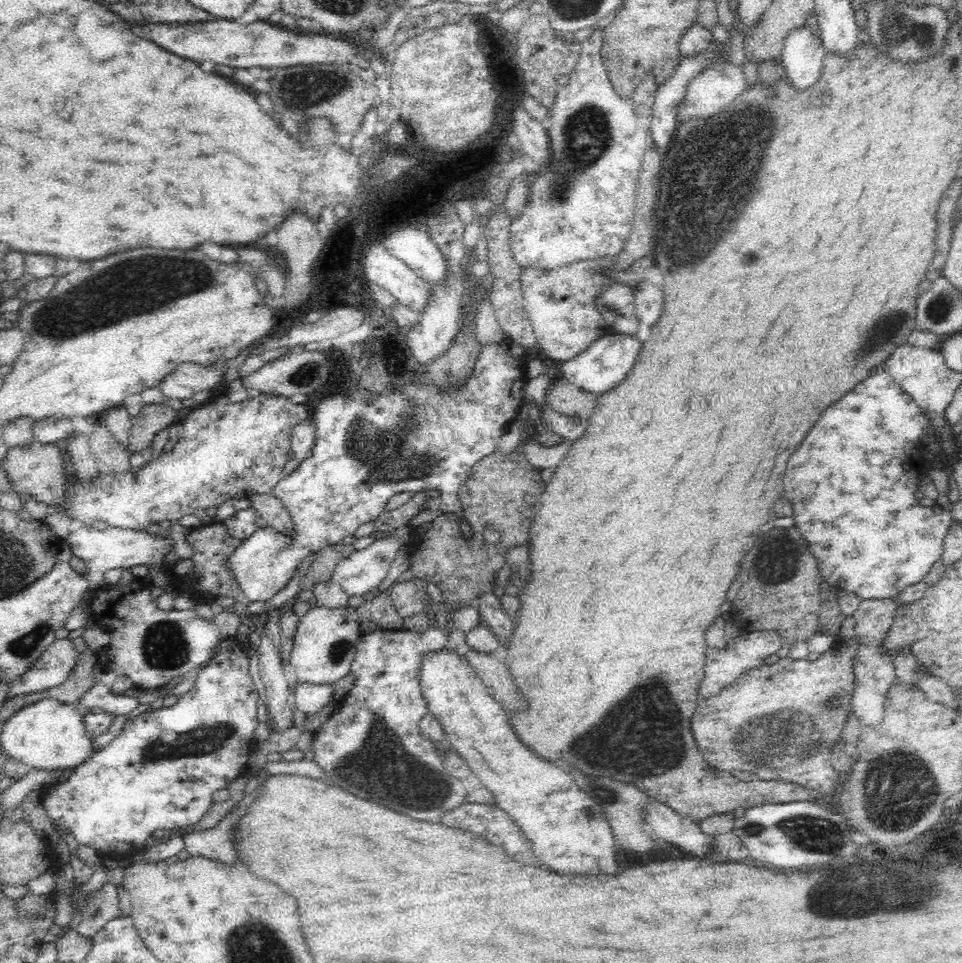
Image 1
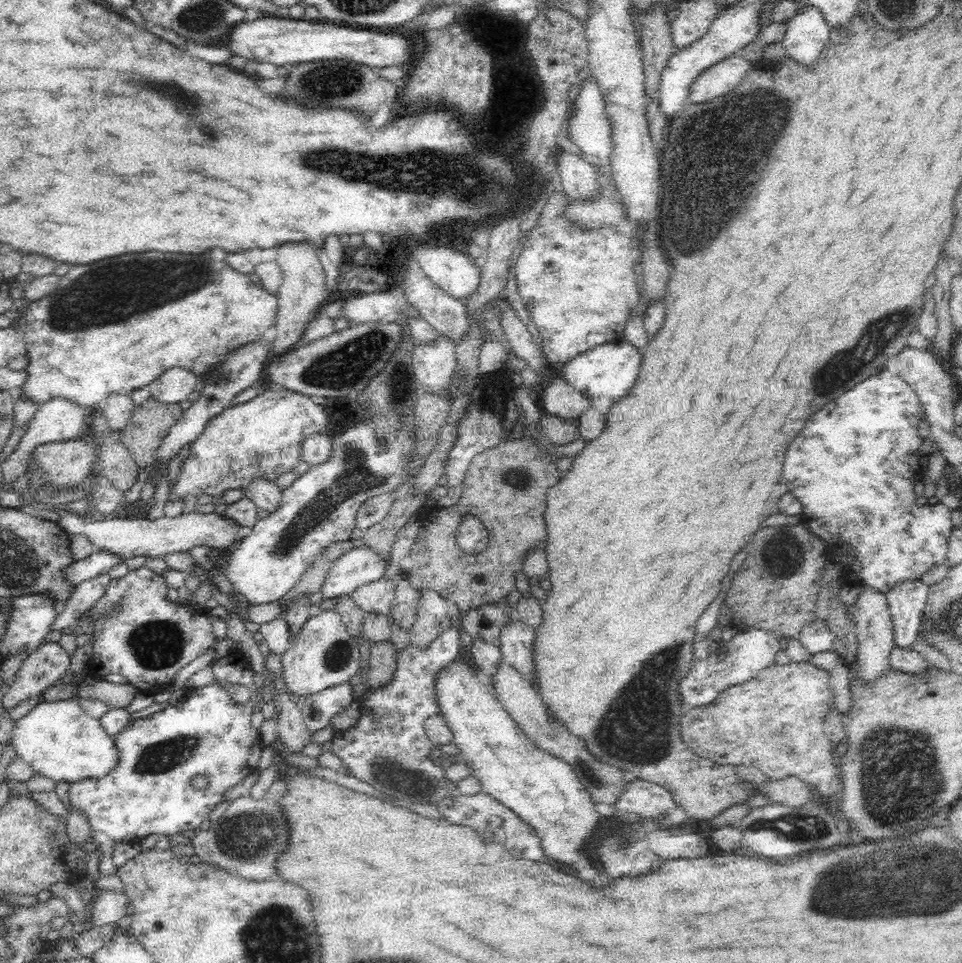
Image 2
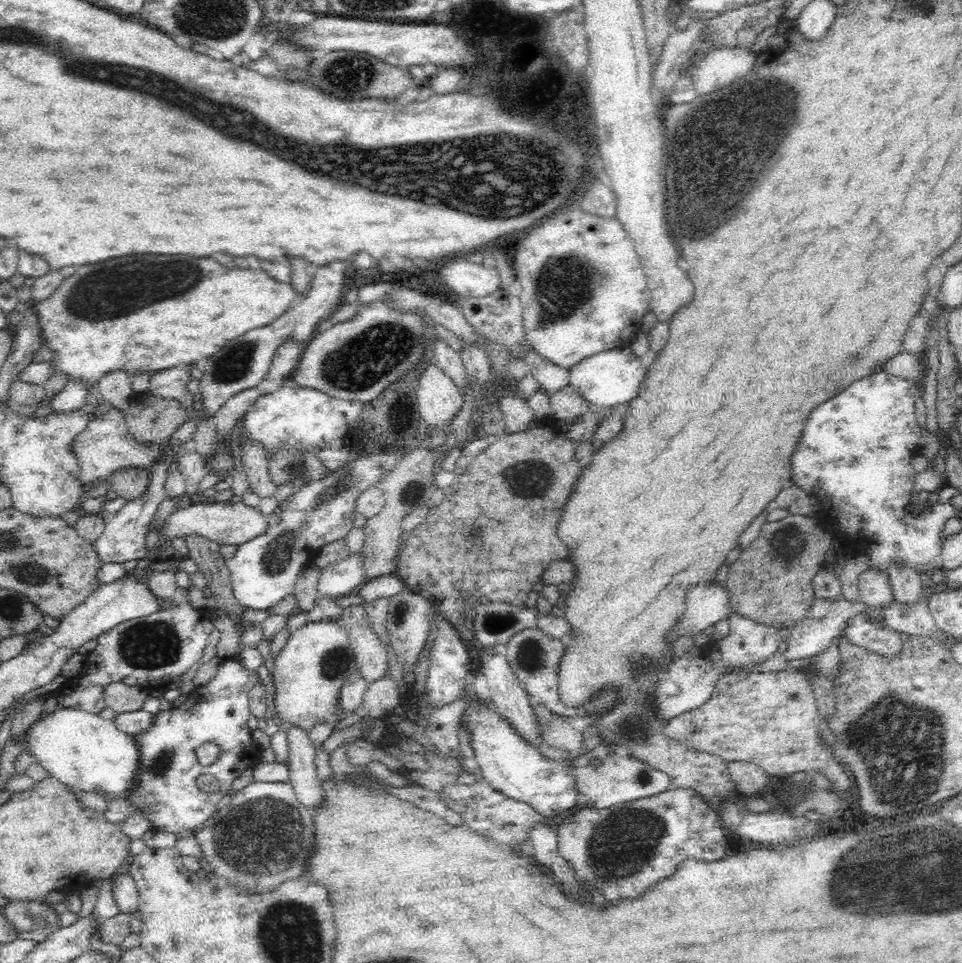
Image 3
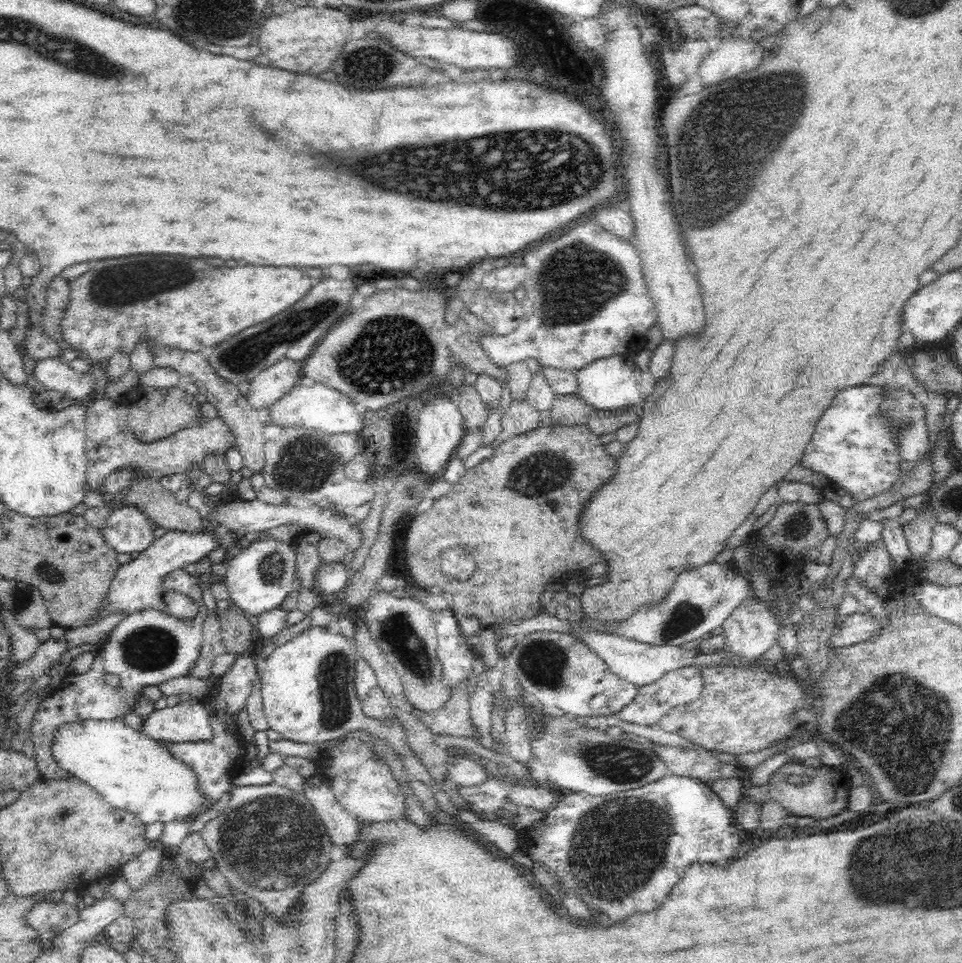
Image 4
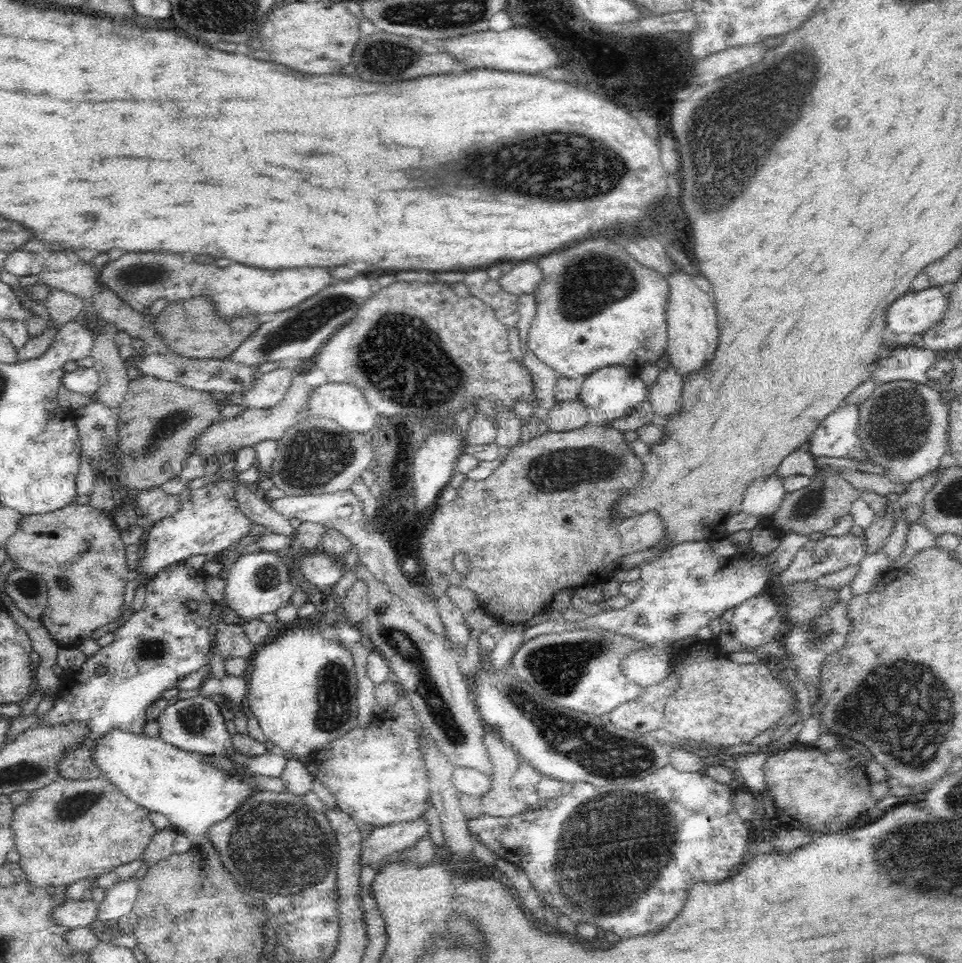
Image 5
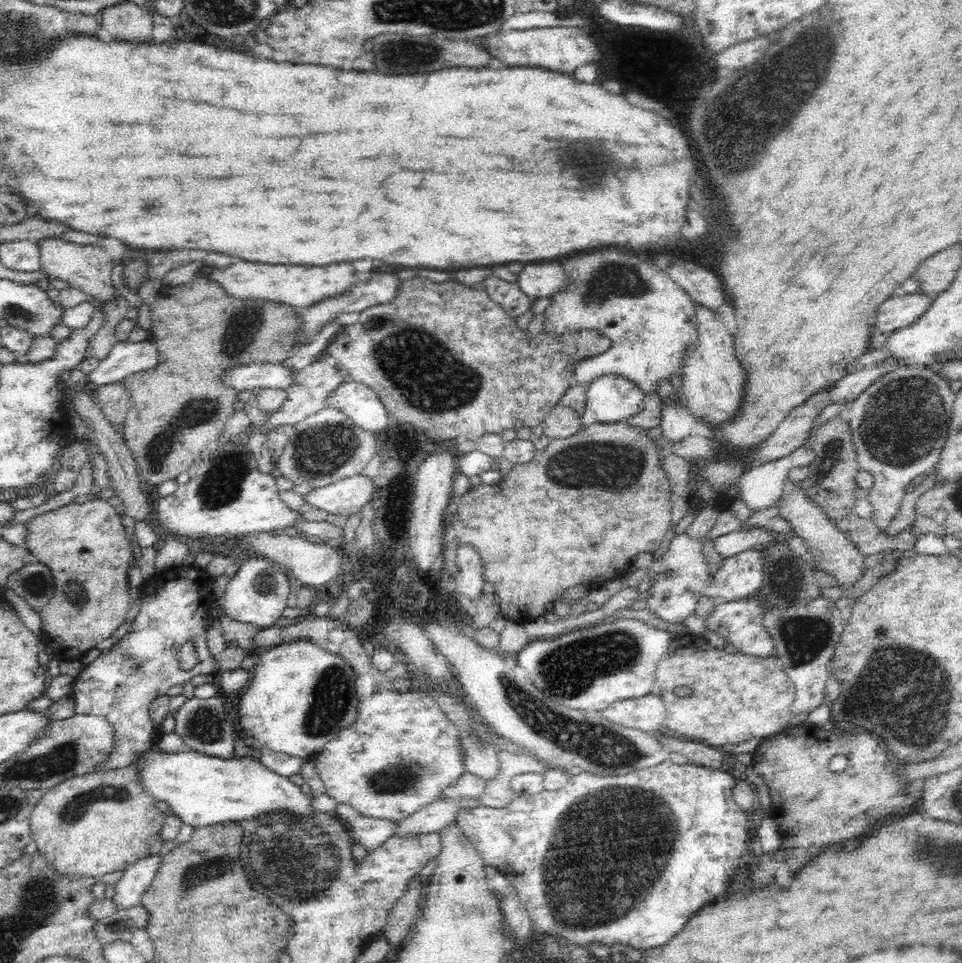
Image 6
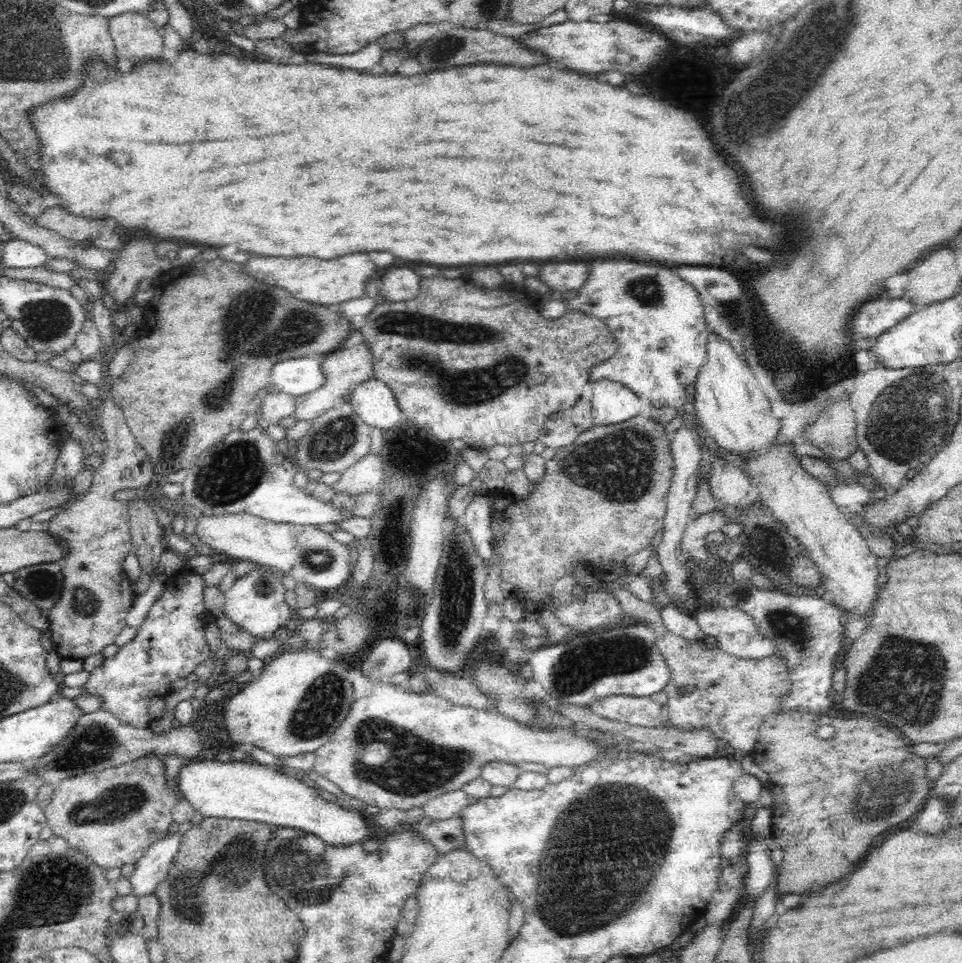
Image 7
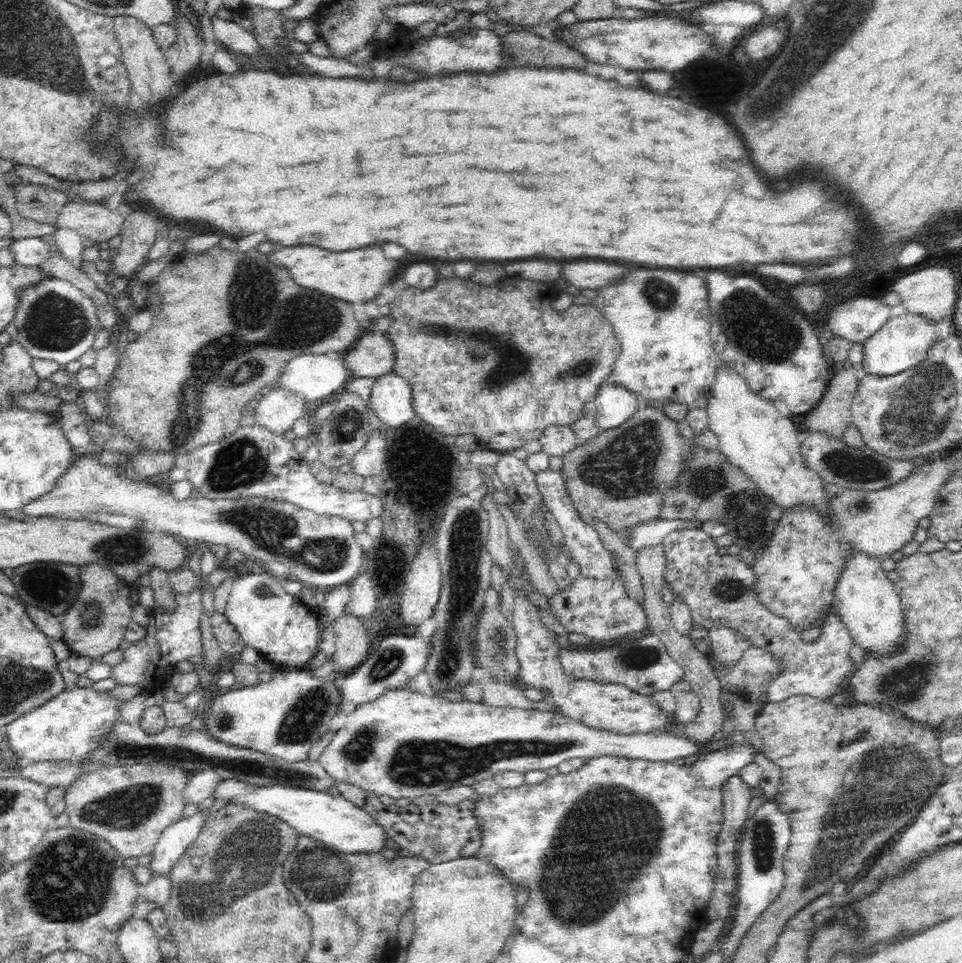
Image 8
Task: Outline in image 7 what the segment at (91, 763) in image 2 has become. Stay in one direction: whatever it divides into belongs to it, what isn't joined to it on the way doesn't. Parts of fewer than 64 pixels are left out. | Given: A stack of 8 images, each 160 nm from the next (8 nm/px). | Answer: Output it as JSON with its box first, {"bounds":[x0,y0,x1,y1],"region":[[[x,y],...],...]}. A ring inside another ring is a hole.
{"bounds":[178,758,370,847],"region":[[[197,758],[182,766],[179,770],[178,782],[178,795],[185,798],[195,812],[198,812],[203,818],[210,818],[210,816],[212,818],[234,818],[302,829],[315,834],[332,847],[362,843],[370,834],[367,814],[352,809],[341,802],[334,803],[322,799],[314,788],[302,783],[300,779],[296,779],[290,773],[278,771],[274,765],[261,765],[260,763],[250,763],[250,761],[220,762],[217,759],[203,758],[200,760]]]}

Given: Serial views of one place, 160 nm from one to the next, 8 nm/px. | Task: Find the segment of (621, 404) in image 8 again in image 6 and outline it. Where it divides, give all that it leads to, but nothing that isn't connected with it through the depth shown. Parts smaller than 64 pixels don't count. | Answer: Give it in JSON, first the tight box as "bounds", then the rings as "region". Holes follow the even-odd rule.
{"bounds":[582,375,644,425],"region":[[[624,375],[599,376],[588,384],[582,425],[626,422],[640,412],[644,397],[642,389]]]}

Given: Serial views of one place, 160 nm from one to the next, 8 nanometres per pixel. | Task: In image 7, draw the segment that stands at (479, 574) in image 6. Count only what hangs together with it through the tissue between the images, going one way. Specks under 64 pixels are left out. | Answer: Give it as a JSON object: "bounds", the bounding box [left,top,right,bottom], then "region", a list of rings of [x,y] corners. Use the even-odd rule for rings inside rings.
{"bounds":[462,494,494,568],"region":[[[476,494],[462,519],[465,521],[463,524],[464,530],[469,532],[472,544],[476,548],[476,554],[478,554],[478,557],[482,557],[482,560],[486,564],[490,564],[492,568],[494,555],[491,510],[494,506],[491,502],[486,494]]]}

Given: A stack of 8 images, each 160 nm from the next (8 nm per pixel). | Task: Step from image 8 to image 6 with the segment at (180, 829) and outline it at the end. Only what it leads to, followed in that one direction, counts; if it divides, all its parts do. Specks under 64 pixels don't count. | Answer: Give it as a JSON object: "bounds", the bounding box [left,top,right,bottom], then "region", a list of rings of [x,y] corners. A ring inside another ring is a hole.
{"bounds":[111,855,160,911],"region":[[[147,855],[123,870],[120,880],[115,885],[116,894],[111,899],[118,911],[141,905],[142,897],[156,876],[160,863],[160,855]]]}

